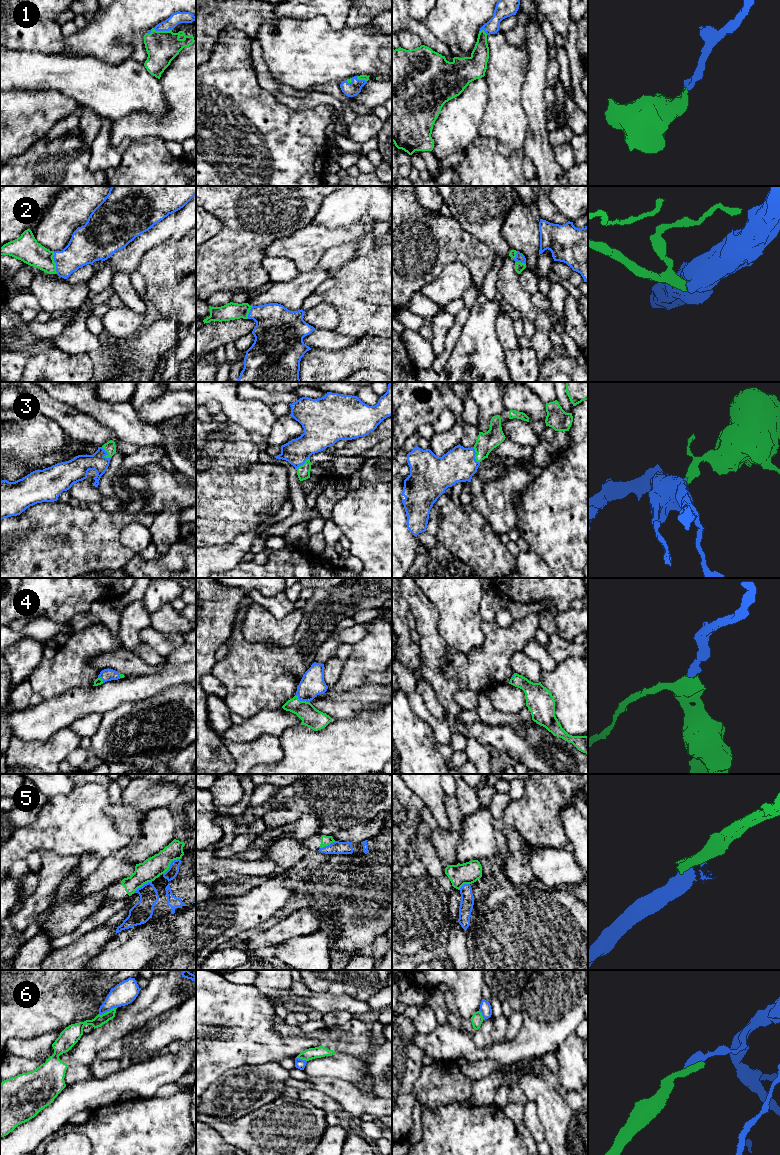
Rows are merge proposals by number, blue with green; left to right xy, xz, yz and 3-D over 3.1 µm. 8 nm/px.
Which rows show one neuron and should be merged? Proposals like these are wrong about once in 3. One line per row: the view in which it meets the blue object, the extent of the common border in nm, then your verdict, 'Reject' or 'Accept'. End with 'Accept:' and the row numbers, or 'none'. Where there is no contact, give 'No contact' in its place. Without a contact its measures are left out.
1: Touches blue in xy. Shared border 150 nm. Accept
2: Touches blue in xy. Shared border 180 nm. Accept
3: Touches blue in xy. Shared border 120 nm. Accept
4: Touches blue in xz. Shared border 130 nm. Accept
5: Touches blue in xy. Shared border 190 nm. Reject
6: Touches blue in xy. Shared border 160 nm. Reject
Accept: 1, 2, 3, 4

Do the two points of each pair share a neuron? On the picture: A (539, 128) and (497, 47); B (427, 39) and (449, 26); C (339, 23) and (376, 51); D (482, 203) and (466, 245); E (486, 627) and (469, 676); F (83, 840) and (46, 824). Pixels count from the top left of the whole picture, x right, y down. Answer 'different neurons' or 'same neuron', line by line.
A: different neurons
B: different neurons
C: different neurons
D: different neurons
E: same neuron
F: same neuron

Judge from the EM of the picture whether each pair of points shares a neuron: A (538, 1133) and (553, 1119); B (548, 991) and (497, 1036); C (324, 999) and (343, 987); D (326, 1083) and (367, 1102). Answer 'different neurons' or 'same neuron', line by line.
A: different neurons
B: different neurons
C: different neurons
D: same neuron

